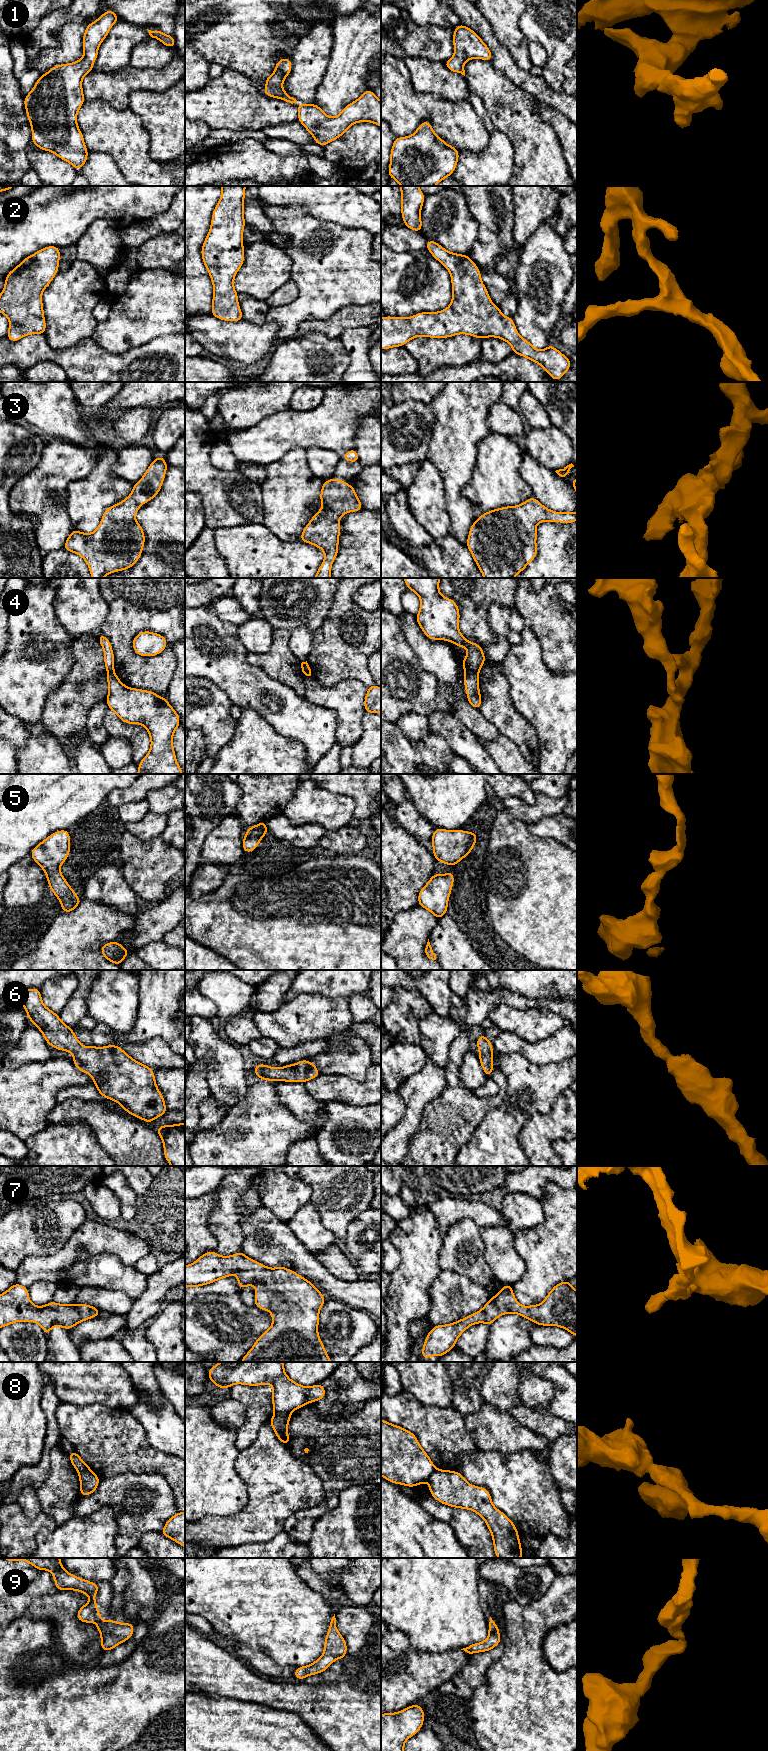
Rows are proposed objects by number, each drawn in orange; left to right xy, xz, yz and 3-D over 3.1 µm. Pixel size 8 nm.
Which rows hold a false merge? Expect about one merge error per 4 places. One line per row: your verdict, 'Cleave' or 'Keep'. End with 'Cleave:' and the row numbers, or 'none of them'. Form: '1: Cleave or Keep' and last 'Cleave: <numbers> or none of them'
1: Keep
2: Keep
3: Keep
4: Cleave
5: Keep
6: Keep
7: Keep
8: Cleave
9: Keep
Cleave: 4, 8

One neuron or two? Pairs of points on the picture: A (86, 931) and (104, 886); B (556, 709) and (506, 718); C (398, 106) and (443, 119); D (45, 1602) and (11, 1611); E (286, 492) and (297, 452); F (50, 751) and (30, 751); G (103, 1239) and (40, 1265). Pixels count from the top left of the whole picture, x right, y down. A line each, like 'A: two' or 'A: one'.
A: two
B: two
C: one
D: one
E: one
F: one
G: one

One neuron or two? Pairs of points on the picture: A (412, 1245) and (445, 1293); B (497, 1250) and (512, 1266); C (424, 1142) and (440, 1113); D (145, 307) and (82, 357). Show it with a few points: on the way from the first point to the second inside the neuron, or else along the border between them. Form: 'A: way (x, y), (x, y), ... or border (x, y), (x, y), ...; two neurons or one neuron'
A: border (441, 1270), (430, 1287), (430, 1302); two neurons
B: way (500, 1254), (508, 1262); one neuron
C: way (431, 1135), (440, 1126), (440, 1120); one neuron
D: border (90, 338), (106, 350), (112, 353), (120, 353); two neurons

